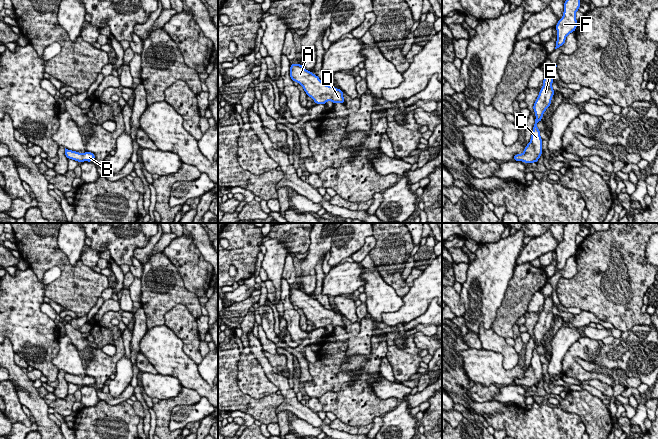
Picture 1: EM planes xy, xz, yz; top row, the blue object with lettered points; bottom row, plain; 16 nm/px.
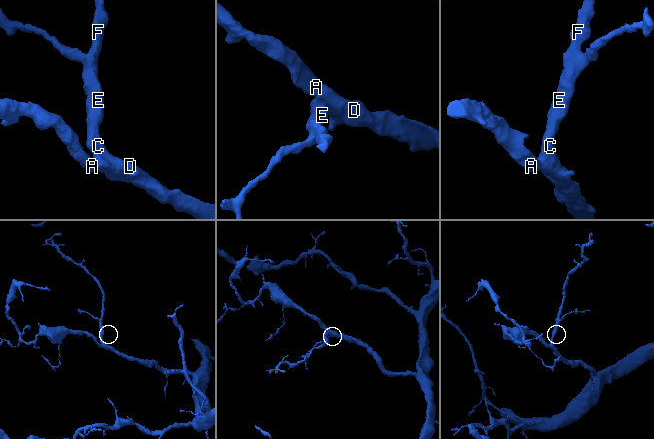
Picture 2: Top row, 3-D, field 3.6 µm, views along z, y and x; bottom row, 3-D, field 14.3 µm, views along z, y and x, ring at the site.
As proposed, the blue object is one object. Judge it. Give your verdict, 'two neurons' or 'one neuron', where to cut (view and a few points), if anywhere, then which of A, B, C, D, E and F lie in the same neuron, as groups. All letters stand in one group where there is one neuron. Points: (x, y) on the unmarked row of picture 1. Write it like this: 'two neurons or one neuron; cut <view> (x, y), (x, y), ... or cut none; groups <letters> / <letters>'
one neuron; cut none; groups A B C D E F

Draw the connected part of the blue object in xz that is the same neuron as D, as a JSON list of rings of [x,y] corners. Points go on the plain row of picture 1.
[[[291,288],[290,292],[292,305],[301,308],[307,320],[311,321],[315,328],[326,328],[327,325],[332,325],[333,328],[345,327],[342,314],[324,308],[318,300],[307,295],[303,289]]]

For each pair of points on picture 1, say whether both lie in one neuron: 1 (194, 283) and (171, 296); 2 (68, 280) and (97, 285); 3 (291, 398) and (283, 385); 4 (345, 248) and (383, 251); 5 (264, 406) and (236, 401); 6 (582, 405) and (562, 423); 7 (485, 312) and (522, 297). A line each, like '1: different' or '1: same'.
1: different
2: same
3: same
4: different
5: same
6: different
7: different

